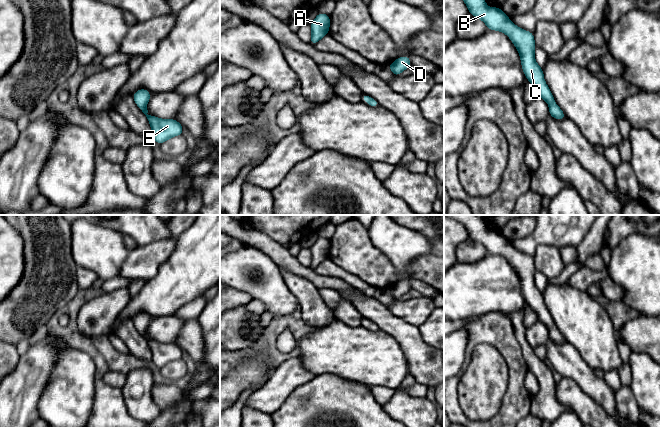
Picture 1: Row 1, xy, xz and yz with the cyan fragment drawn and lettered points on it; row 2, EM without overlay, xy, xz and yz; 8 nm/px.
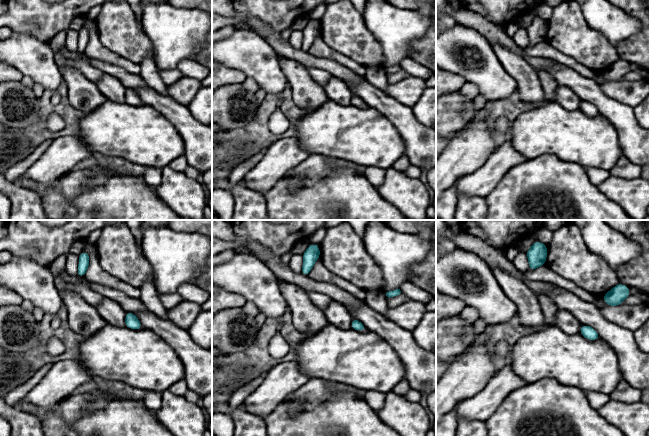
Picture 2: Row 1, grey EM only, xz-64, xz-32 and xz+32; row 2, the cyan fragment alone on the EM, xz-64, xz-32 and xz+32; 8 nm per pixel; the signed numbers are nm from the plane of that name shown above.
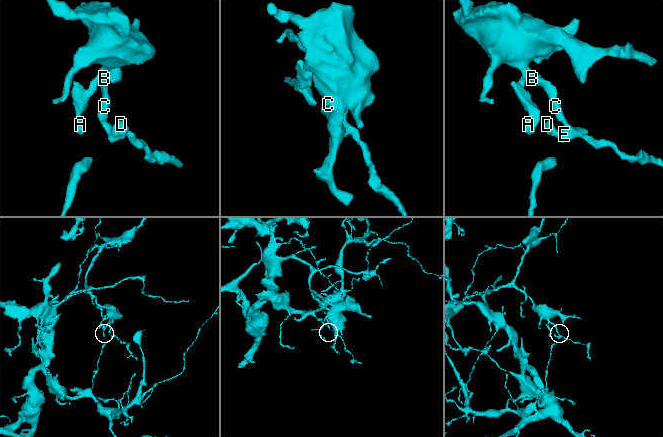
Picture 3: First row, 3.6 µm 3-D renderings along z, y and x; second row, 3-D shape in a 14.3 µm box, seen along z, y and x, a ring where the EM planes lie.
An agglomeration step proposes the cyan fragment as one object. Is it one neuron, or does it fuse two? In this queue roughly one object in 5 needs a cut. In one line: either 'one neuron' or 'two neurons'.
one neuron

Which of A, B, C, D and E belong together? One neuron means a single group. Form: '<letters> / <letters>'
A B C D E

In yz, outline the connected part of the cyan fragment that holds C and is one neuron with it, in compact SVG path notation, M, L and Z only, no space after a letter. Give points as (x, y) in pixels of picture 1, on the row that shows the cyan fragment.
M485 0L463 1L466 3L470 15L481 19L487 25L488 30L501 31L510 38L519 52L526 79L536 89L538 97L544 99L550 106L549 115L558 120L567 118L560 107L555 104L555 99L544 80L543 68L535 61L536 44L533 33L512 23L500 7L488 7Z

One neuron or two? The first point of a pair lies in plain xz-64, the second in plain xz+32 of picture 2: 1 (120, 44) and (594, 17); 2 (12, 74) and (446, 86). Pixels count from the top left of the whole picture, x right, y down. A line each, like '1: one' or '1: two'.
1: two
2: one

